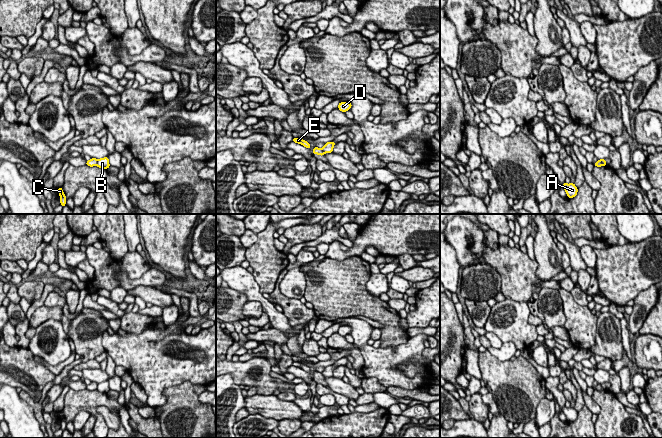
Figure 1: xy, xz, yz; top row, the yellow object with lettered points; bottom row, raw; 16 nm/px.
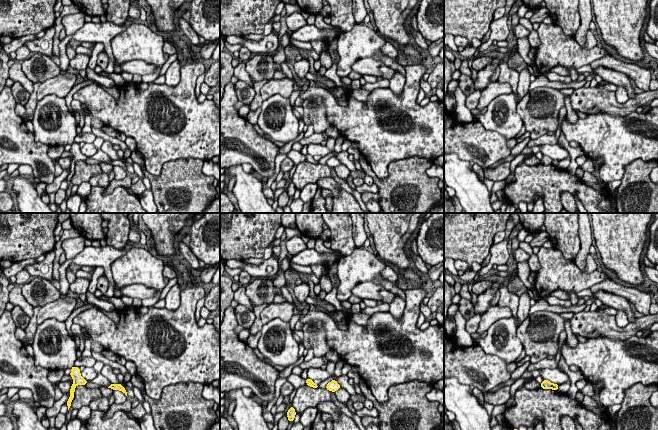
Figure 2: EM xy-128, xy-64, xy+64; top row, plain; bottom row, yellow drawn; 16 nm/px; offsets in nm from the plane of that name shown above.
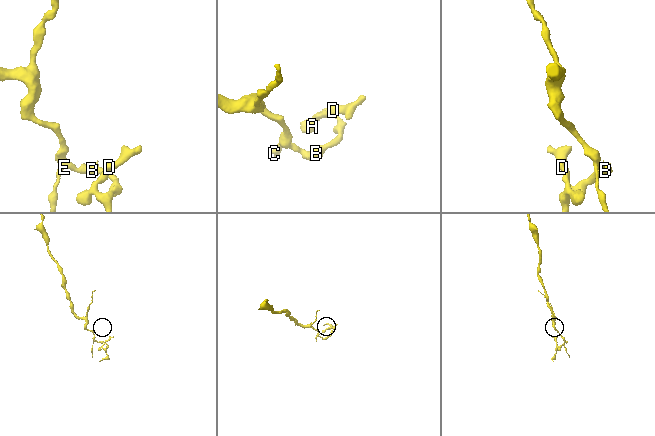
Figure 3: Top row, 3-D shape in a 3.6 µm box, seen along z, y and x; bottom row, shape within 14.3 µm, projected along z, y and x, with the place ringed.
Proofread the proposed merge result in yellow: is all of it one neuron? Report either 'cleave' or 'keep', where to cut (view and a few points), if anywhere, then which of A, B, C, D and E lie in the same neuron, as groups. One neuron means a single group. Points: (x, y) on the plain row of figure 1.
cleave; cut xy (98, 383), (96, 389); groups A B D / C E

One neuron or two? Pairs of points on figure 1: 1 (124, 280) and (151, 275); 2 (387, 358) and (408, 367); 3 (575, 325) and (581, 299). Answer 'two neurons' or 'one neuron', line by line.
1: one neuron
2: two neurons
3: two neurons

